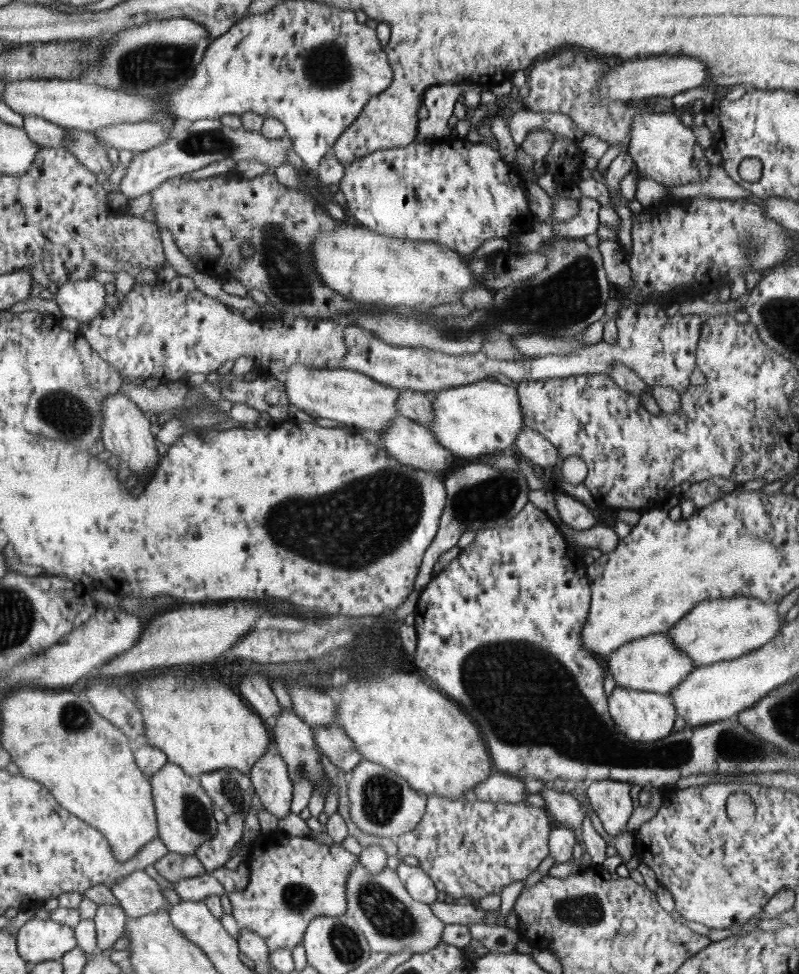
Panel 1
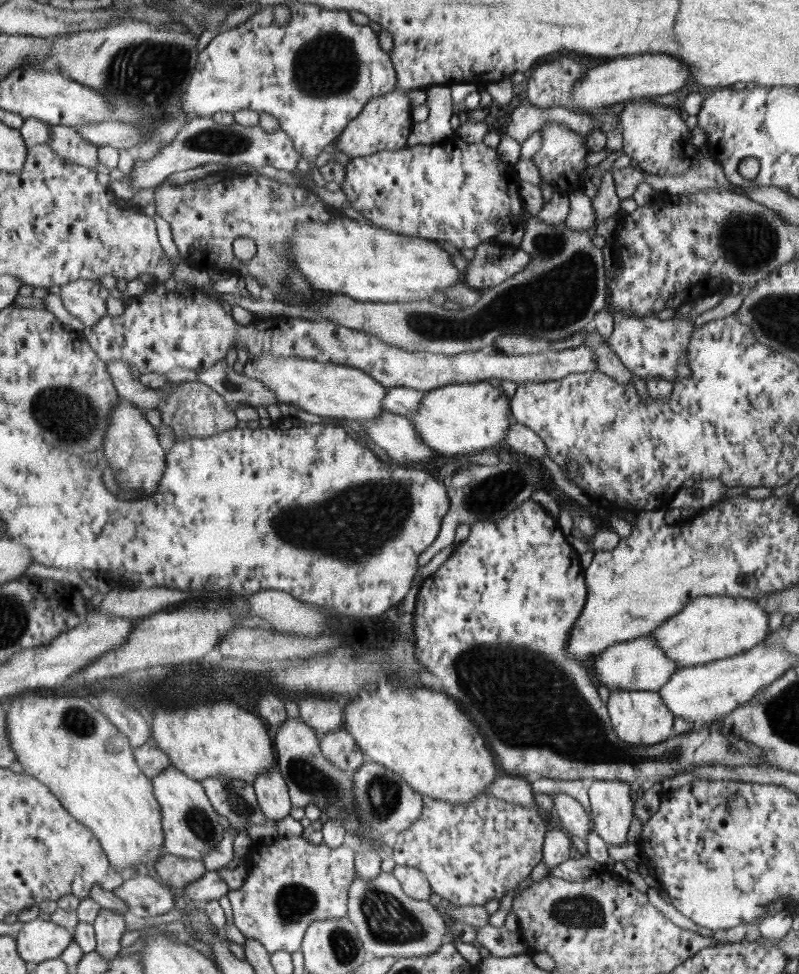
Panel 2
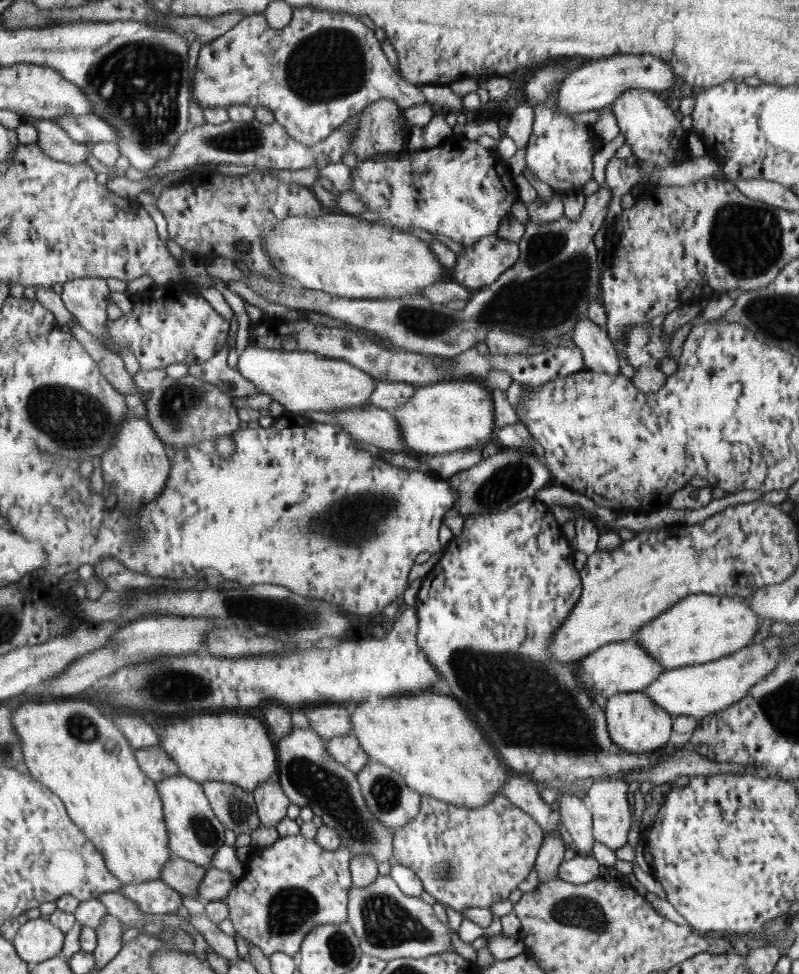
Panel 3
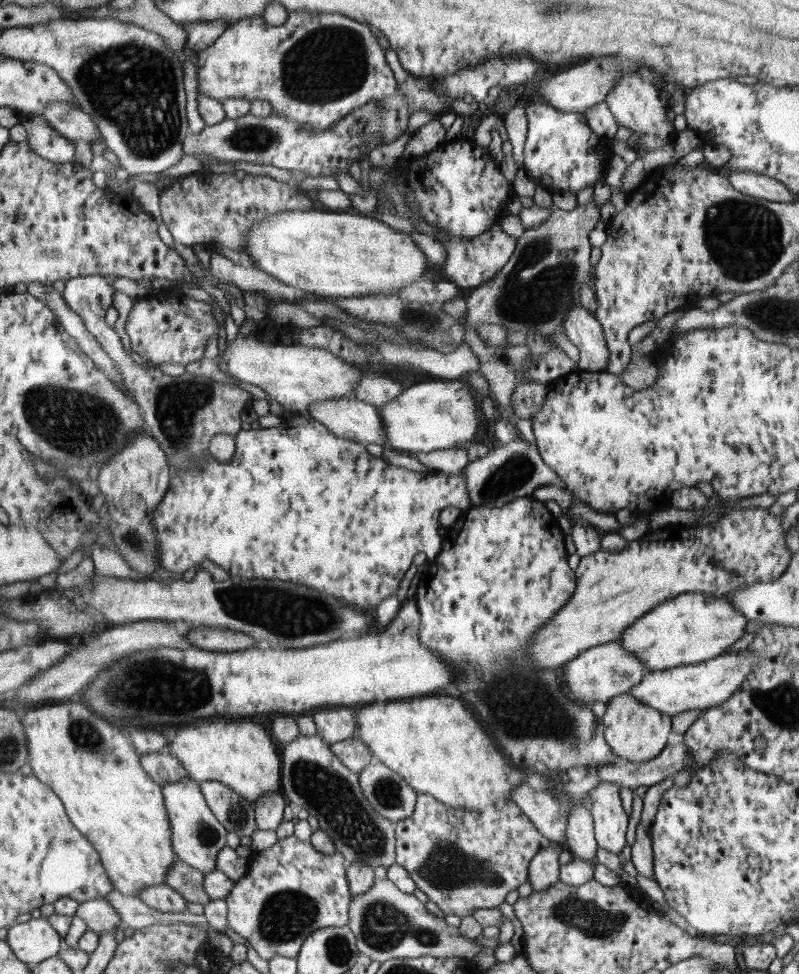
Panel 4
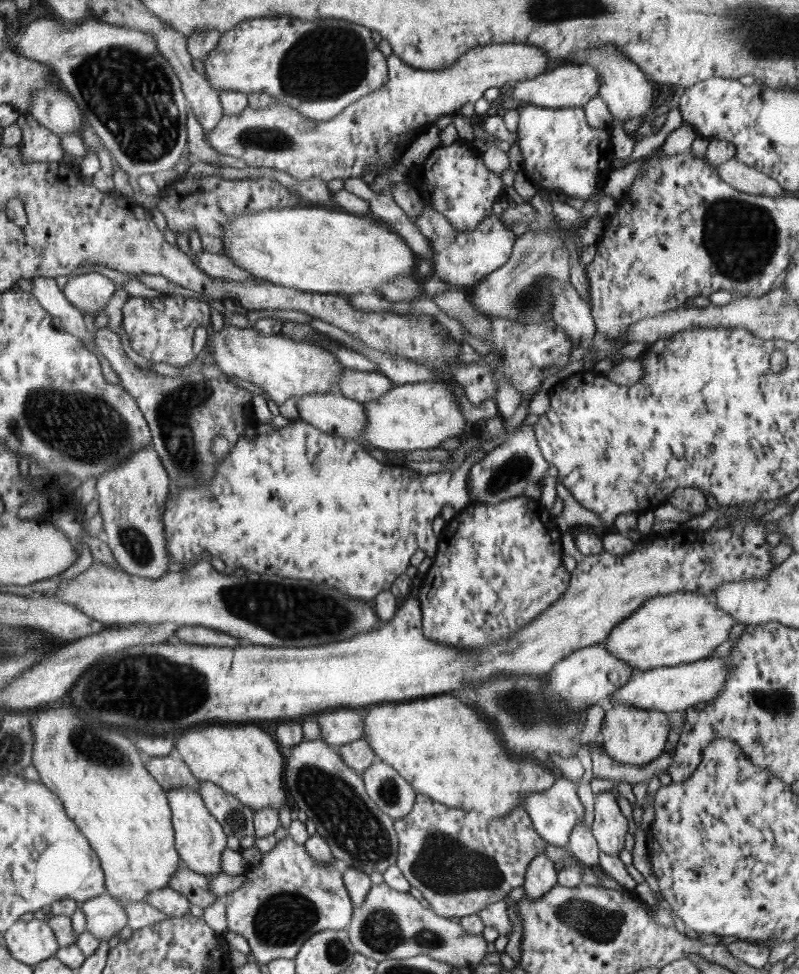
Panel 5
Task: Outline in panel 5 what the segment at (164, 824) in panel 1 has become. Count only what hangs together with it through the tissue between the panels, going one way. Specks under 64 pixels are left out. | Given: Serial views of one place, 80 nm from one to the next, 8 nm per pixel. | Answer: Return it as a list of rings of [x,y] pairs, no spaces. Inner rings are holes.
[[[186,786],[168,791],[172,807],[172,823],[175,824],[175,848],[184,865],[206,878],[222,871],[222,854],[226,850],[226,832],[219,819],[204,806],[202,795],[194,787]]]

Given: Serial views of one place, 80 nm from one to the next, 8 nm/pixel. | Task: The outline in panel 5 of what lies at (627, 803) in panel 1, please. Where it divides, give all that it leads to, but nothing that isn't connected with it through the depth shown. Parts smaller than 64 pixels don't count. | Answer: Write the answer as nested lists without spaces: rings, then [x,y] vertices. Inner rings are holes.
[[[600,791],[594,794],[593,799],[594,824],[591,826],[591,832],[598,848],[604,854],[619,856],[625,848],[628,820],[620,811],[613,791]]]

